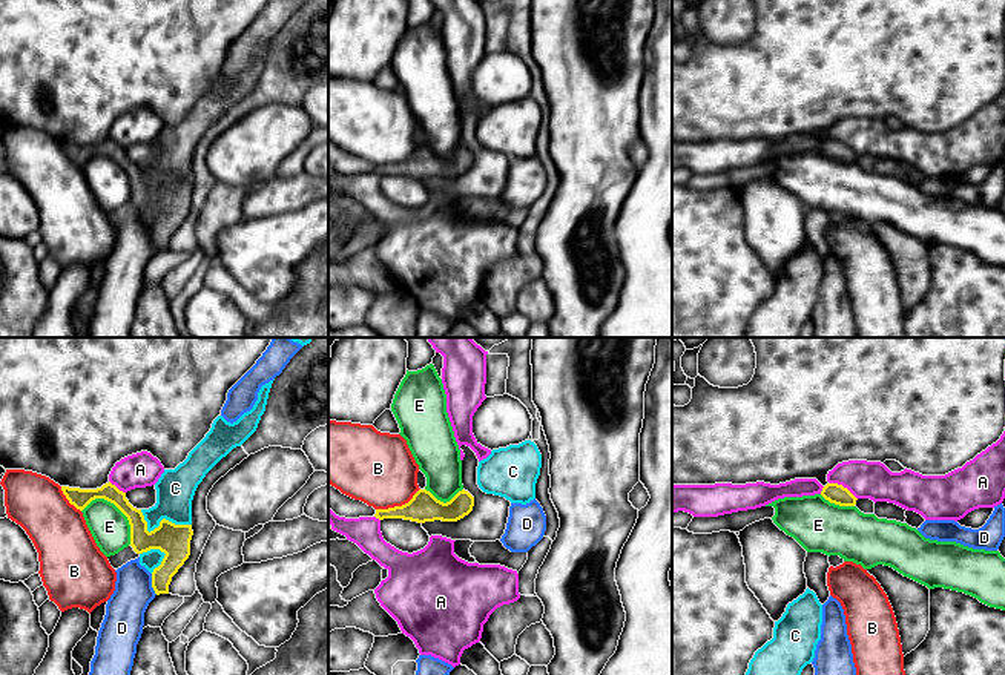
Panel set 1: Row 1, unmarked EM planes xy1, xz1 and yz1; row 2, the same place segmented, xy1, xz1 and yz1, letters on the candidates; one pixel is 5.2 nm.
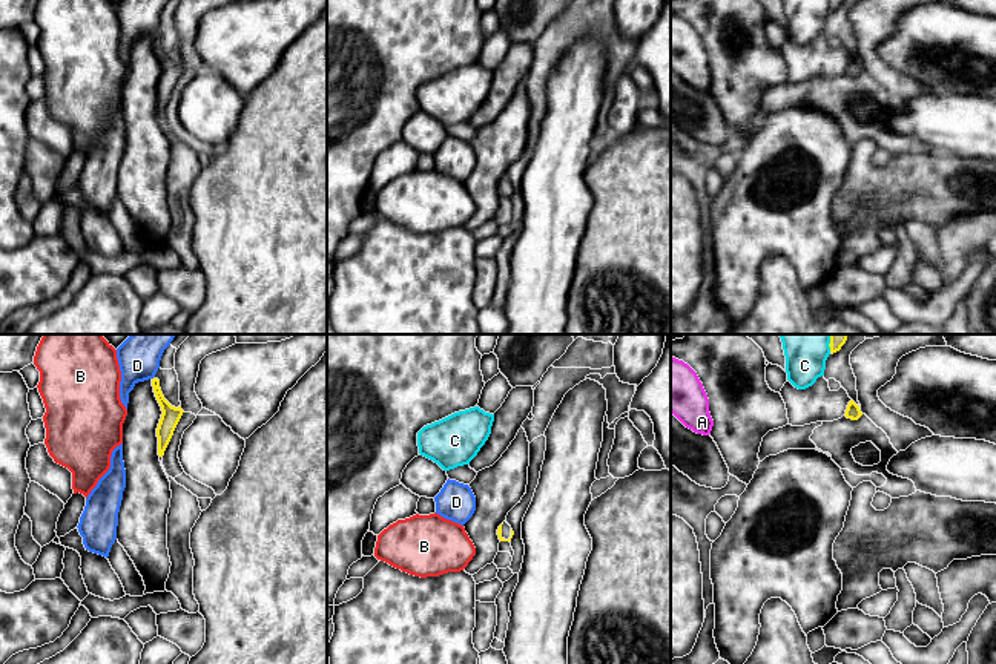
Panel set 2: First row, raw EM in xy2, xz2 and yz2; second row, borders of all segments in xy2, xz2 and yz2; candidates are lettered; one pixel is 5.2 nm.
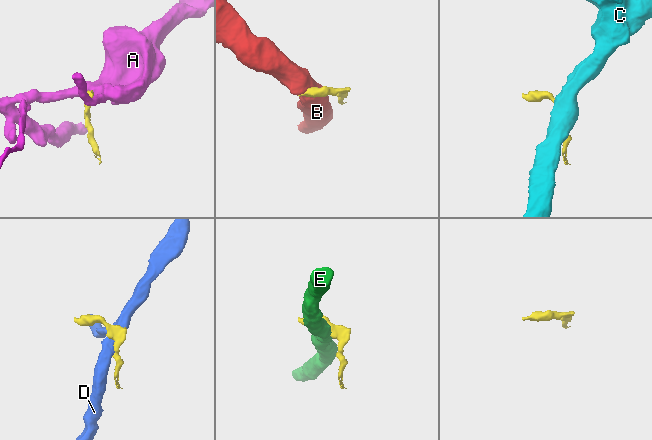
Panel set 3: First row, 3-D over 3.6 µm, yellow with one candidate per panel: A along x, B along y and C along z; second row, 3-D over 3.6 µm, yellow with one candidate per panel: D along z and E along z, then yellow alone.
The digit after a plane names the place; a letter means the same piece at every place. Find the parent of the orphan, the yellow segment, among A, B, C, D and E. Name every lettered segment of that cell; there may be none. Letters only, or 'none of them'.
none of them

